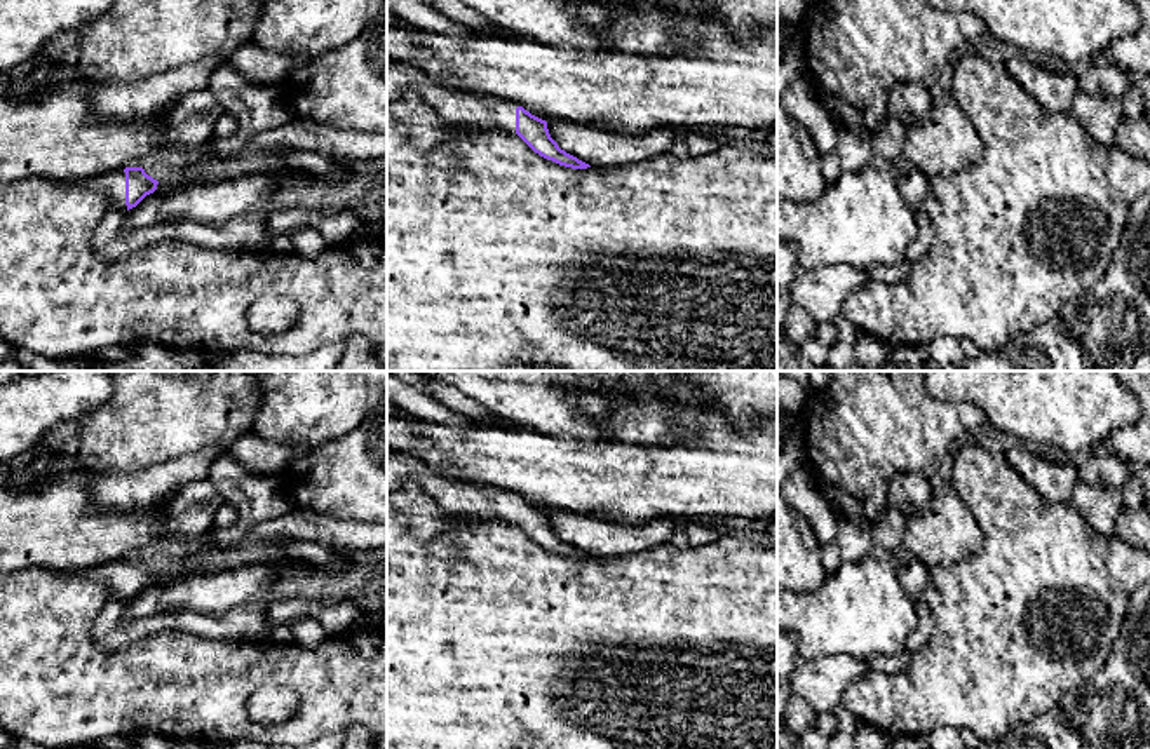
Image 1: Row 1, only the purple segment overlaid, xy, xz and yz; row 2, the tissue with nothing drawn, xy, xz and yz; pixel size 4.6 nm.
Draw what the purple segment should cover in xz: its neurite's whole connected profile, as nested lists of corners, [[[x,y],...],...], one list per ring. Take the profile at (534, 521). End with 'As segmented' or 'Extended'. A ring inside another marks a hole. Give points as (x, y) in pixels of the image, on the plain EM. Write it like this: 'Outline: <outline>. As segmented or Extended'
Outline: [[[387,448],[387,495],[404,481],[416,479],[436,503],[451,516],[498,517],[518,524],[535,543],[572,559],[589,554],[566,543],[551,528],[547,512],[512,491],[446,479],[408,451]]]. Extended

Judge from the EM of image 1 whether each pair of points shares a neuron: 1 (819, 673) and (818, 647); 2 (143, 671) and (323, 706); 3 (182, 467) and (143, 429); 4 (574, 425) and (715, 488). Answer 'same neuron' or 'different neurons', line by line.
1: different neurons
2: same neuron
3: different neurons
4: different neurons

